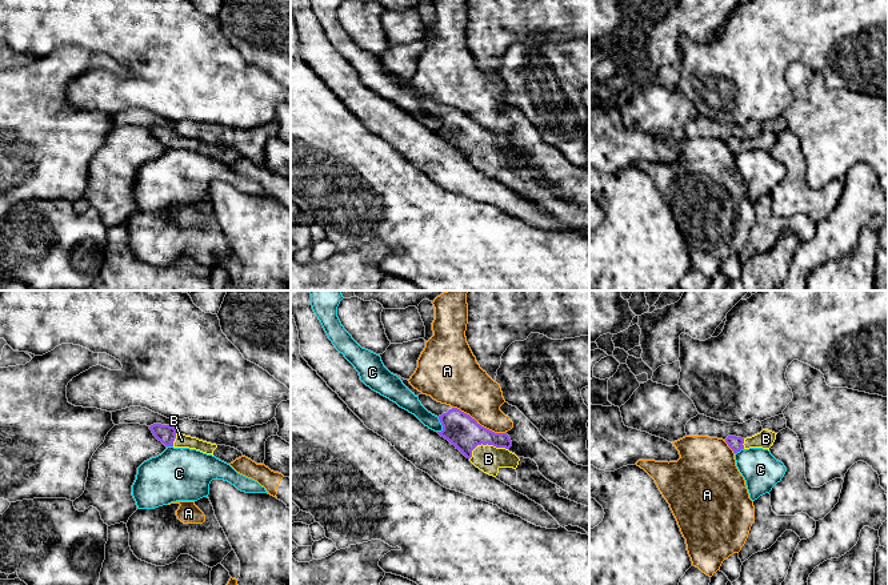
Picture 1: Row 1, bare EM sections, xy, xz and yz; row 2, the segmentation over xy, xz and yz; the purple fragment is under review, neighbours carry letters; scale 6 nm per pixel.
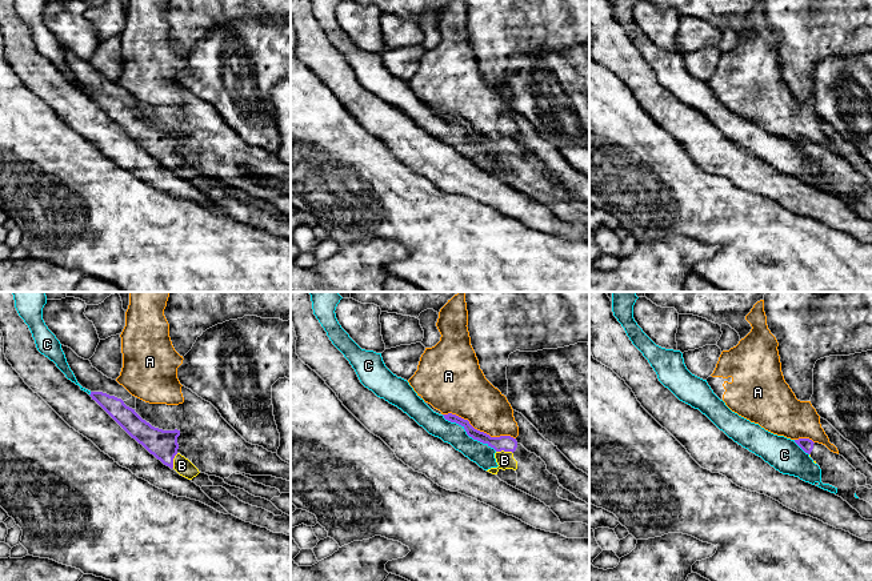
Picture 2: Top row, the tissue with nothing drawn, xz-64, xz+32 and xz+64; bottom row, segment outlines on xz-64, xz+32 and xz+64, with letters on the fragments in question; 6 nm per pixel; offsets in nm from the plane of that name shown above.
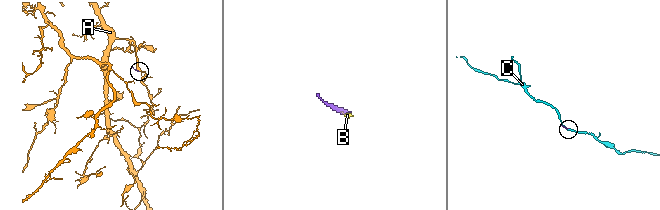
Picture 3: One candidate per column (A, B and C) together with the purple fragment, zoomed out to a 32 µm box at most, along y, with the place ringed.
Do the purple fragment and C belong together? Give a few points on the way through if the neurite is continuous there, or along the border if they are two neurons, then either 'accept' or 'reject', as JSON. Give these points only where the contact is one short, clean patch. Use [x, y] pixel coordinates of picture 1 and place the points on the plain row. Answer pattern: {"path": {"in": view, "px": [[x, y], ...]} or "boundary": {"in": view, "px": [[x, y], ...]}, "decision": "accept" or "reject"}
{"decision": "reject"}

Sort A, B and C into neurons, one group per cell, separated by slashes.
A / B / C

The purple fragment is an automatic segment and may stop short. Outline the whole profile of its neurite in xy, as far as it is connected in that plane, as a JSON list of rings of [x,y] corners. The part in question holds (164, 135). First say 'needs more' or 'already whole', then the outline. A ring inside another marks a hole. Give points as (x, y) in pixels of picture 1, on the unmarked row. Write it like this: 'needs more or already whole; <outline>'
needs more; [[[153,125],[149,128],[149,131],[152,132],[153,137],[165,148],[196,151],[203,155],[212,156],[227,165],[231,165],[243,157],[243,155],[235,149],[216,147],[196,139],[181,136],[169,127]]]

